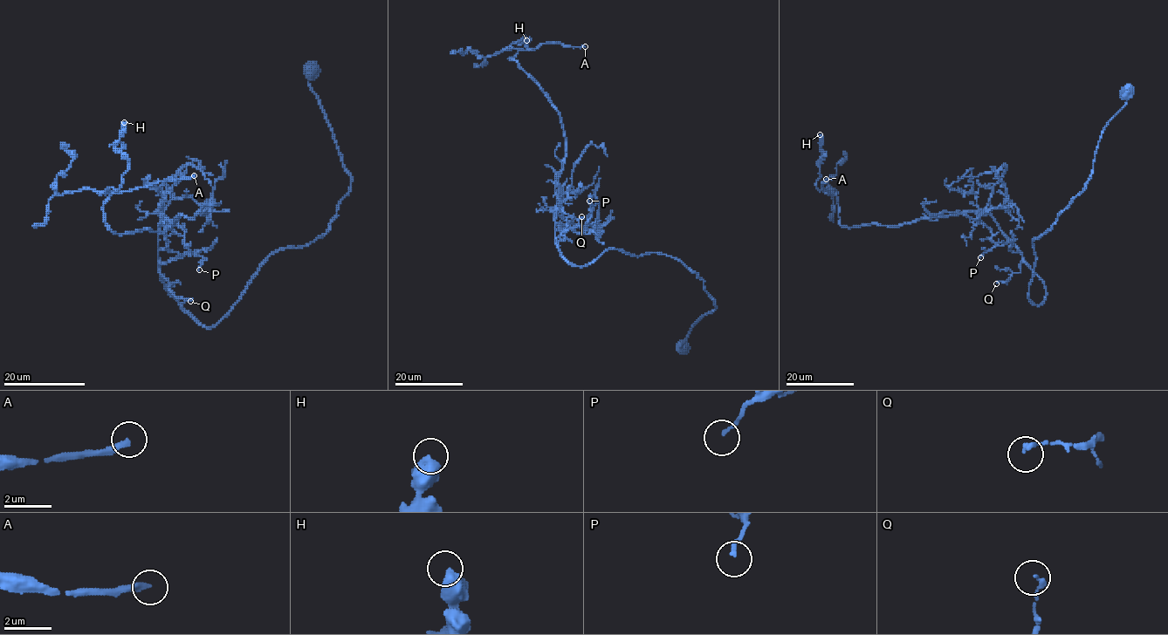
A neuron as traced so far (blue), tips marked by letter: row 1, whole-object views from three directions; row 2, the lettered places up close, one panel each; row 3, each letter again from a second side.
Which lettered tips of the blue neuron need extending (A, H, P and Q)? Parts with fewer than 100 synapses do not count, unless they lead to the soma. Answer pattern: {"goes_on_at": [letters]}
{"goes_on_at": ["A"]}

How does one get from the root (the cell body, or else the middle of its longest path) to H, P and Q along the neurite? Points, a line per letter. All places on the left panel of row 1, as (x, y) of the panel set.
H: (312, 73), (351, 189), (211, 327), (160, 271), (160, 215), (172, 222), (105, 220), (124, 122)
P: (312, 73), (351, 179), (337, 216), (275, 250), (211, 327), (168, 291), (160, 263), (195, 251), (199, 269)
Q: (312, 73), (309, 85), (350, 192), (325, 233), (275, 250), (211, 327), (188, 313), (161, 275), (190, 301)

